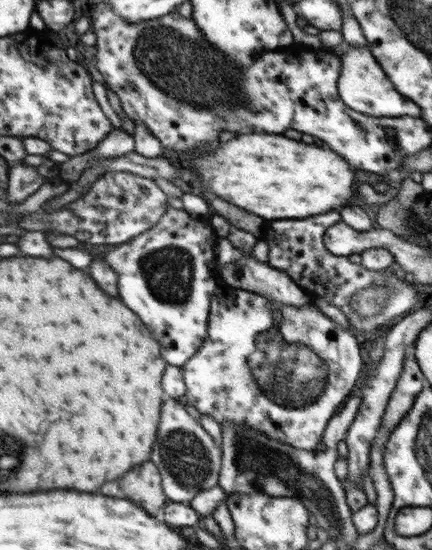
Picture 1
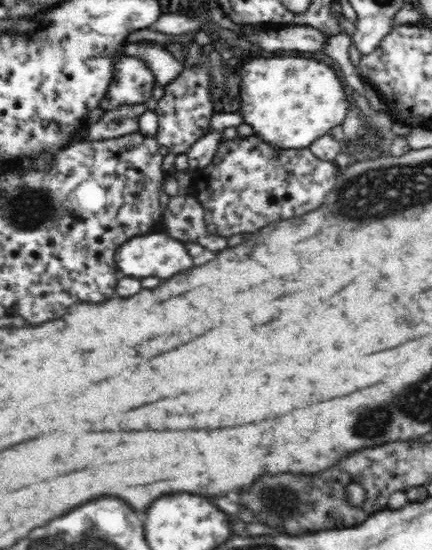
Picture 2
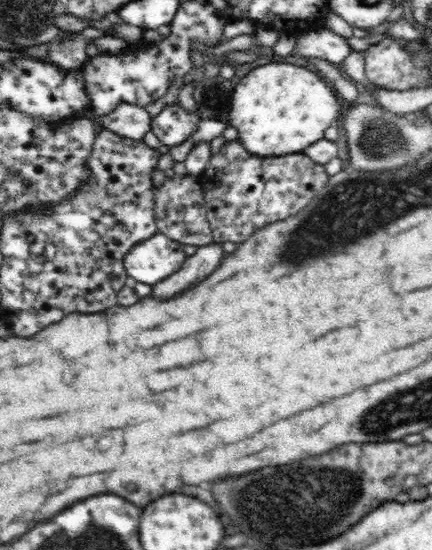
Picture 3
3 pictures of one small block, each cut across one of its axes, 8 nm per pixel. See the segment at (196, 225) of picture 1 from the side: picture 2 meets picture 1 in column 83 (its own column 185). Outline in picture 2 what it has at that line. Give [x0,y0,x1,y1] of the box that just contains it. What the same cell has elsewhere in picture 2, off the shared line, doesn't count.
[113,230,194,279]

